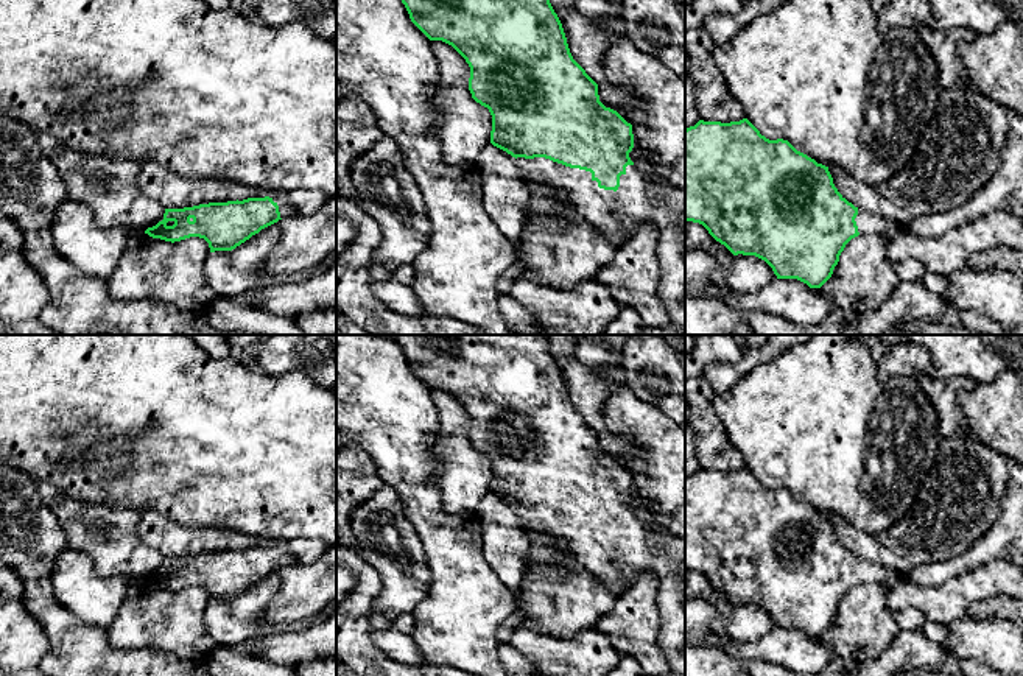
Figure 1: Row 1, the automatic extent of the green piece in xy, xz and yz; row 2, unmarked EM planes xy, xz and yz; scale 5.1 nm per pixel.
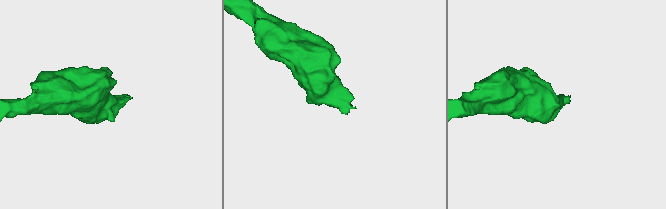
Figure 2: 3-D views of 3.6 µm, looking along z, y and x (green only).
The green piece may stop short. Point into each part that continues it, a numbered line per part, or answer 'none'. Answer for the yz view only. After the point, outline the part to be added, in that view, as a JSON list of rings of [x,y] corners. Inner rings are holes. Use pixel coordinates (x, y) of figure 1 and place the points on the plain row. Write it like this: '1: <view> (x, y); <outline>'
1: yz (868, 572); [[[858,558],[855,570],[860,584],[875,583],[886,589],[892,589],[902,579],[902,575],[898,572],[889,570],[864,558]]]

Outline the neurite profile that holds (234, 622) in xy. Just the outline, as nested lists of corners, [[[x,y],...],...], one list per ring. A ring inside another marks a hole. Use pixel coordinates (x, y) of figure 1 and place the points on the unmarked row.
[[[277,572],[262,578],[232,600],[209,601],[204,623],[218,646],[238,646],[252,642],[272,626],[263,620],[268,603],[280,587]]]

